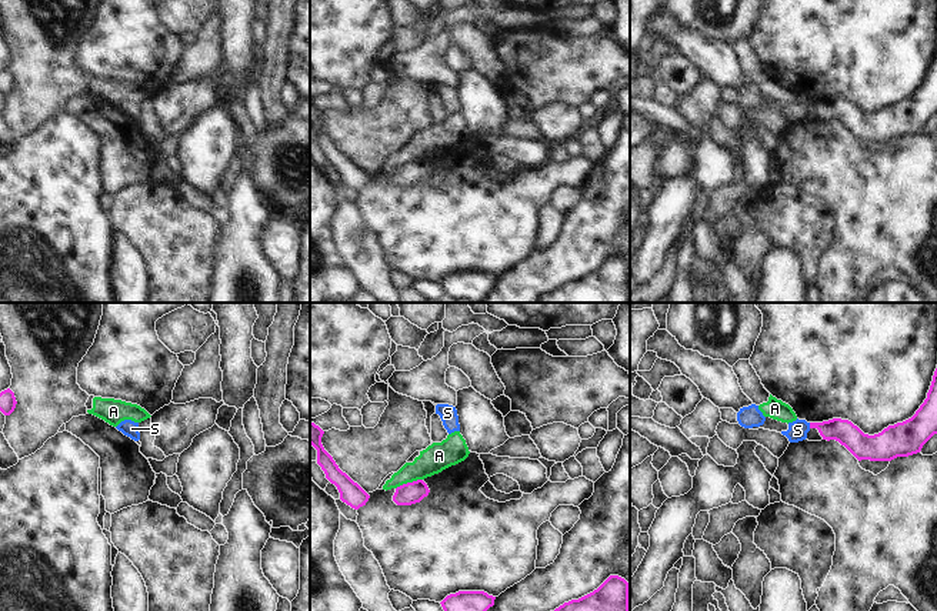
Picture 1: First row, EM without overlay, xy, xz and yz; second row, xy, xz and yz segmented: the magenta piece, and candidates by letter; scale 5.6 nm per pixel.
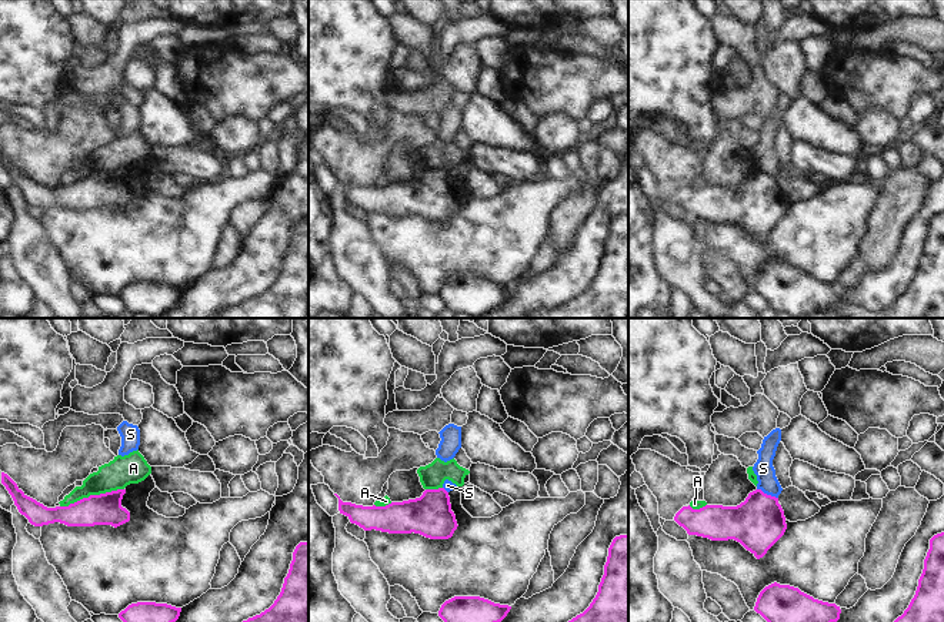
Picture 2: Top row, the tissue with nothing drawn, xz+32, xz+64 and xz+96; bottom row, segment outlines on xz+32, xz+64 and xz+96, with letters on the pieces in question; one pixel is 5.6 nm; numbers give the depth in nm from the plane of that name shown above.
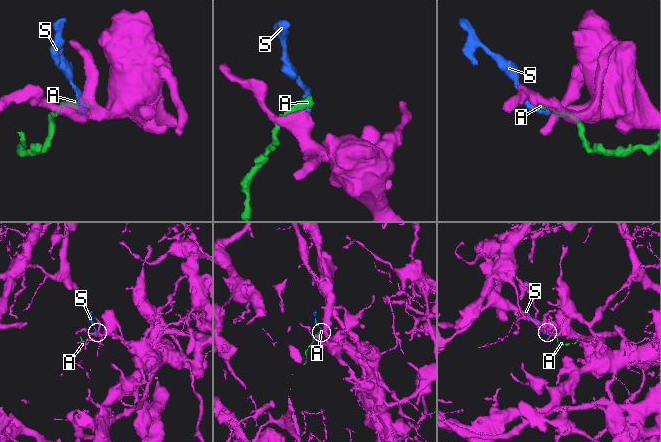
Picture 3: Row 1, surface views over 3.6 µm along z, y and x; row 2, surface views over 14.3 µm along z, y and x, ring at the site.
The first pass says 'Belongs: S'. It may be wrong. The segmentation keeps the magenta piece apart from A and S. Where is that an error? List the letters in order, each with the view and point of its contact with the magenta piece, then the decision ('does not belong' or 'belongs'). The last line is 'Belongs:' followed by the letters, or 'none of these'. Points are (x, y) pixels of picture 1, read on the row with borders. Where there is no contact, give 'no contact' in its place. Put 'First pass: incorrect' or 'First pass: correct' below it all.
A: meets magenta in xz at (409, 483); does not belong
S: meets magenta in yz at (810, 426); does not belong
Belongs: none of these
First pass: incorrect

